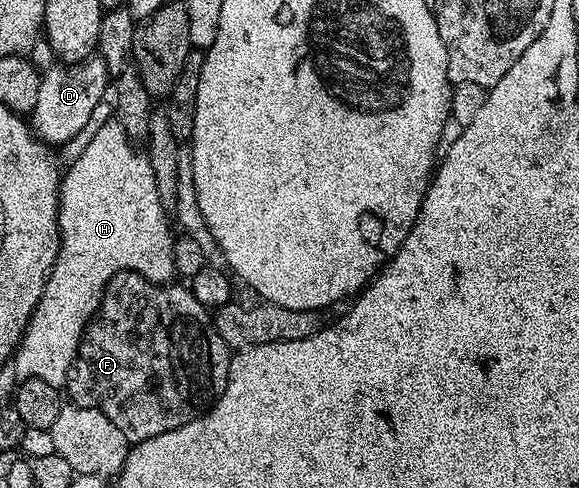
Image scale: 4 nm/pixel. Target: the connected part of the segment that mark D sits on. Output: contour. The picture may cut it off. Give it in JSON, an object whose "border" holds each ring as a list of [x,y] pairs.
{"border":[[[100,56],[85,58],[82,62],[55,64],[42,74],[40,92],[28,121],[39,142],[59,148],[70,142],[90,122],[90,117],[98,110],[106,85],[111,85],[112,75]]]}

